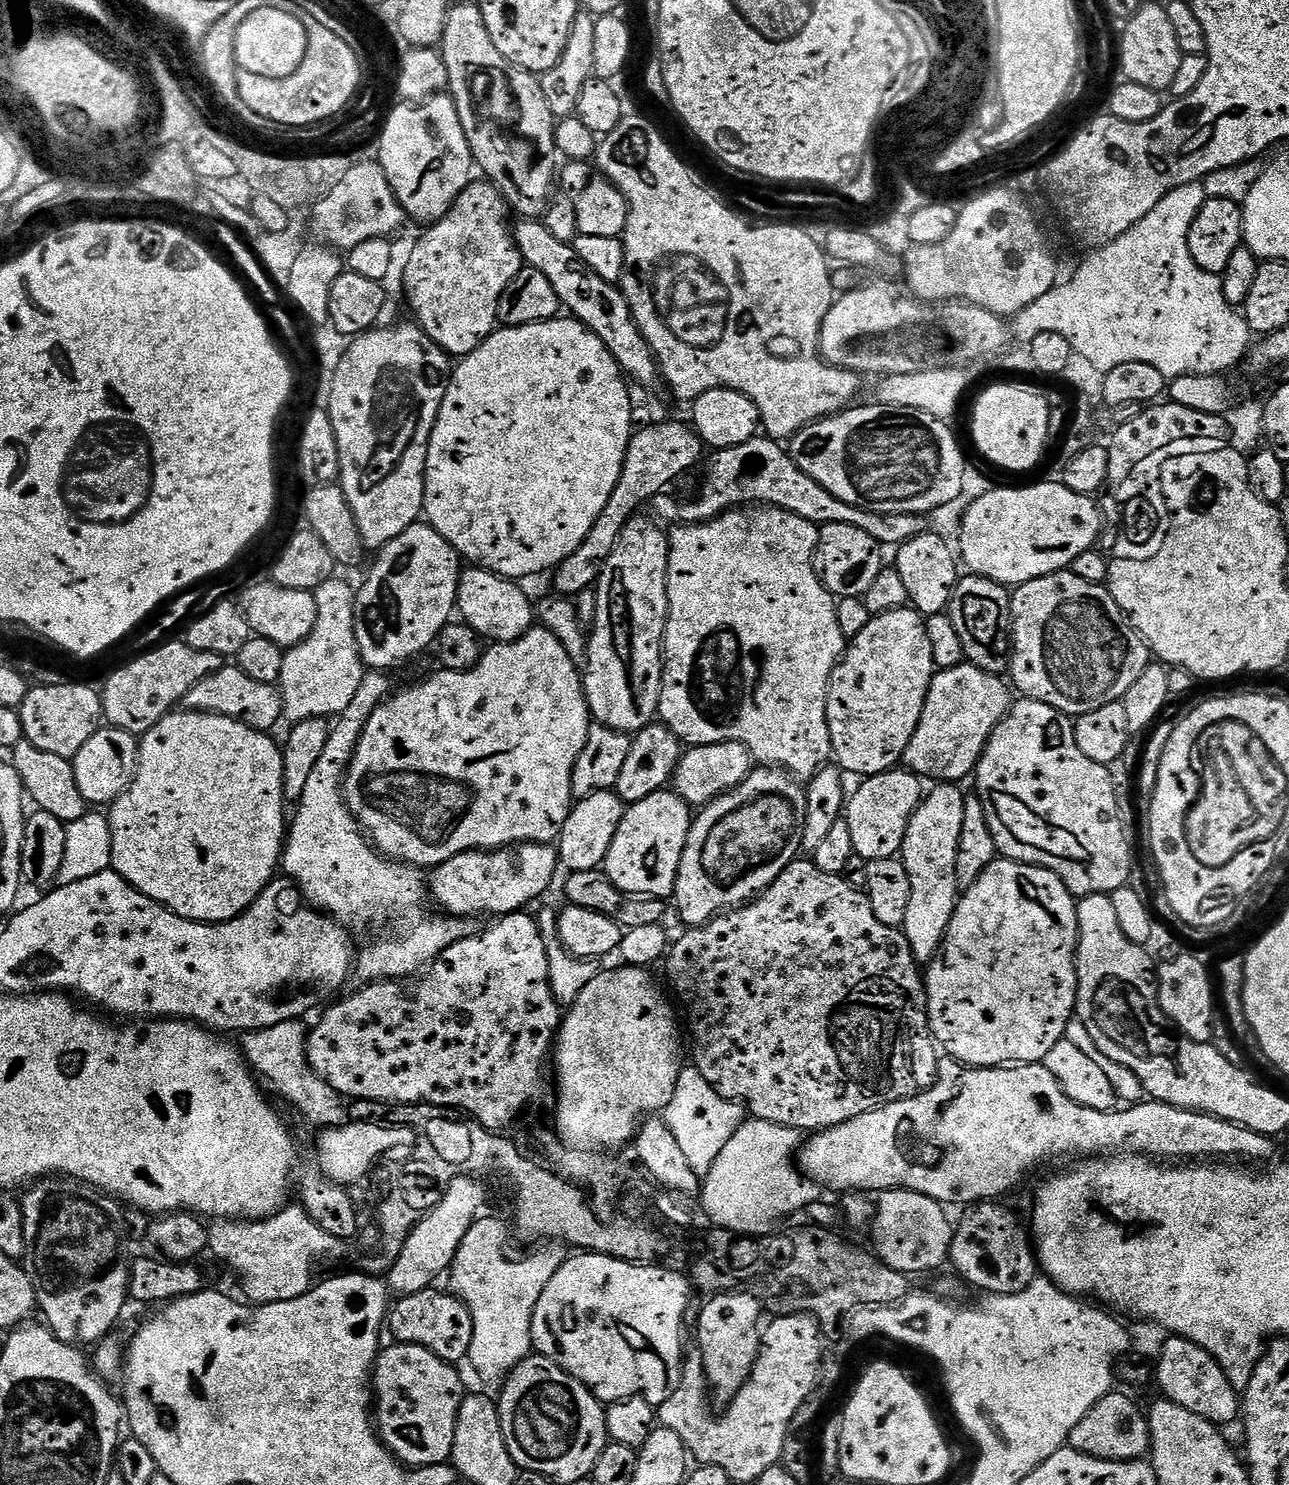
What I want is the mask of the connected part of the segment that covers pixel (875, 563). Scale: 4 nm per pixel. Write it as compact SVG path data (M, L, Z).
M825 524L820 528L812 565L818 578L833 597L862 598L866 590L870 590L874 578L878 578L881 568L885 567L886 560L880 557L880 552L882 552L881 544L870 538L866 530L858 530L858 526L849 524Z

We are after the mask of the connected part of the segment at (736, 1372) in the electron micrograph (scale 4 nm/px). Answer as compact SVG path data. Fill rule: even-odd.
M725 1290L709 1299L700 1309L700 1356L704 1359L704 1376L712 1387L712 1396L720 1403L720 1406L731 1404L732 1399L738 1394L752 1373L752 1367L756 1364L756 1357L760 1355L762 1343L762 1323L760 1324L760 1312L762 1313L762 1300L759 1295L752 1292L740 1292L741 1290Z

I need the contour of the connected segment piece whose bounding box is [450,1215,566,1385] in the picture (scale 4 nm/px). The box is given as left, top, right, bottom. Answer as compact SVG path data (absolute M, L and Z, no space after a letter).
M486 1216L473 1222L466 1238L462 1238L462 1246L458 1246L456 1260L450 1269L450 1291L470 1310L470 1318L474 1318L474 1342L468 1351L467 1363L472 1364L473 1370L486 1383L499 1385L512 1369L517 1368L527 1356L533 1355L532 1315L538 1306L538 1298L542 1298L546 1282L550 1282L550 1278L554 1278L554 1274L558 1274L564 1264L566 1252L560 1246L540 1246L532 1250L537 1252L532 1252L521 1260L511 1260L504 1253L503 1222Z

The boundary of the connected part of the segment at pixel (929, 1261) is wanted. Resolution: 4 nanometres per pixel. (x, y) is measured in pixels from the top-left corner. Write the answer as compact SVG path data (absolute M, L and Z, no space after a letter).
M904 1188L892 1189L877 1195L878 1206L870 1224L874 1240L874 1252L892 1270L915 1276L934 1270L949 1261L951 1240L954 1231L947 1209L936 1200L906 1191Z

